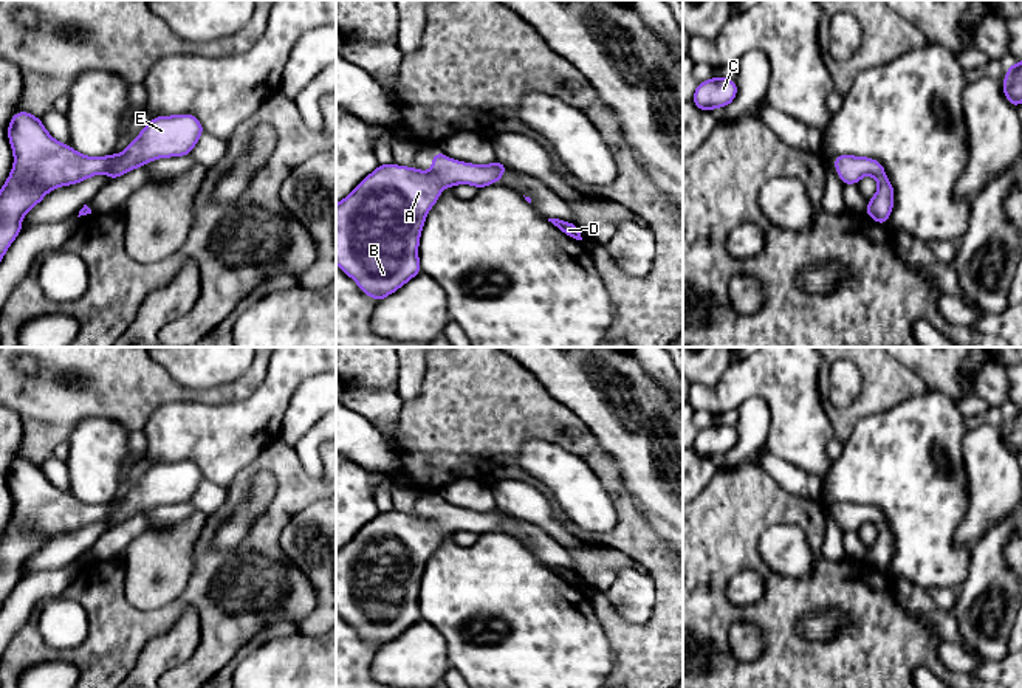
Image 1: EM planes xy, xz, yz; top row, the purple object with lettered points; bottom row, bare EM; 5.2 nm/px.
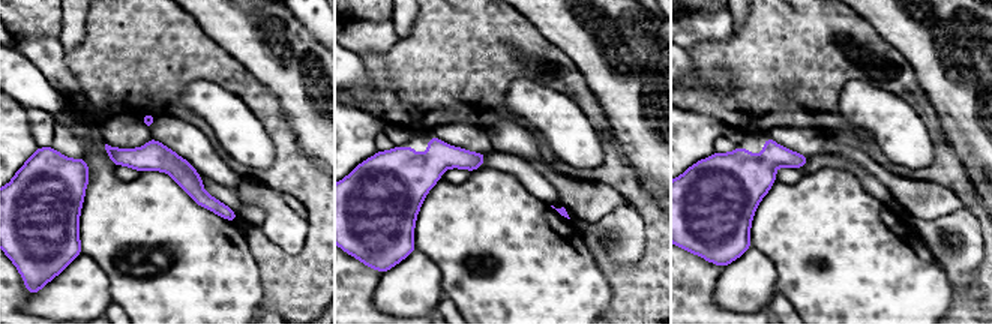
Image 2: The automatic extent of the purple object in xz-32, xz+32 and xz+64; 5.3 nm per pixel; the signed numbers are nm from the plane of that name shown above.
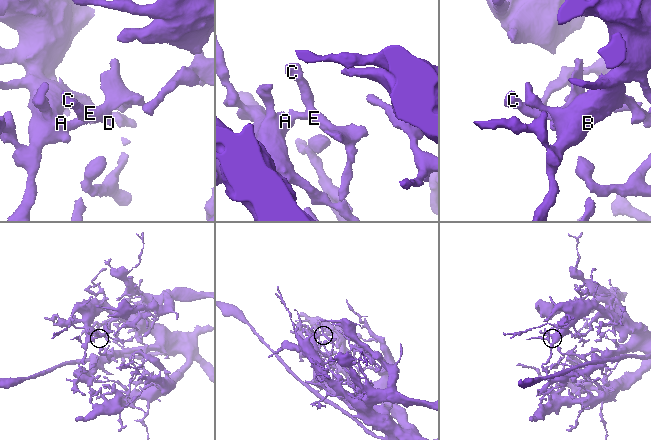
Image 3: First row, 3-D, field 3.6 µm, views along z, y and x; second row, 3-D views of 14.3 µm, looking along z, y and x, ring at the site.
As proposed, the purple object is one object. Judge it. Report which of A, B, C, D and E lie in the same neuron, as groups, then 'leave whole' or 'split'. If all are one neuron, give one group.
groups A B C D E; leave whole

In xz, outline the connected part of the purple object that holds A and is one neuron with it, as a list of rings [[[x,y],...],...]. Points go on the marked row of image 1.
[[[443,152],[432,157],[429,172],[417,167],[379,164],[342,201],[336,205],[336,263],[362,293],[376,302],[395,293],[421,273],[418,243],[427,212],[444,187],[472,184],[478,189],[500,183],[508,167],[497,160],[477,166],[448,158]]]

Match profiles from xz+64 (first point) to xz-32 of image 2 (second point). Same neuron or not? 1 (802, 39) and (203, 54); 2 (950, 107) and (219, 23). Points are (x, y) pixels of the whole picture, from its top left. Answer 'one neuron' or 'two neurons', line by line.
1: one neuron
2: one neuron

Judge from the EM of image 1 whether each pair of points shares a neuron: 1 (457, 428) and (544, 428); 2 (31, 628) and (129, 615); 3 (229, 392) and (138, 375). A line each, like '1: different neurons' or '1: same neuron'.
1: same neuron
2: same neuron
3: same neuron

